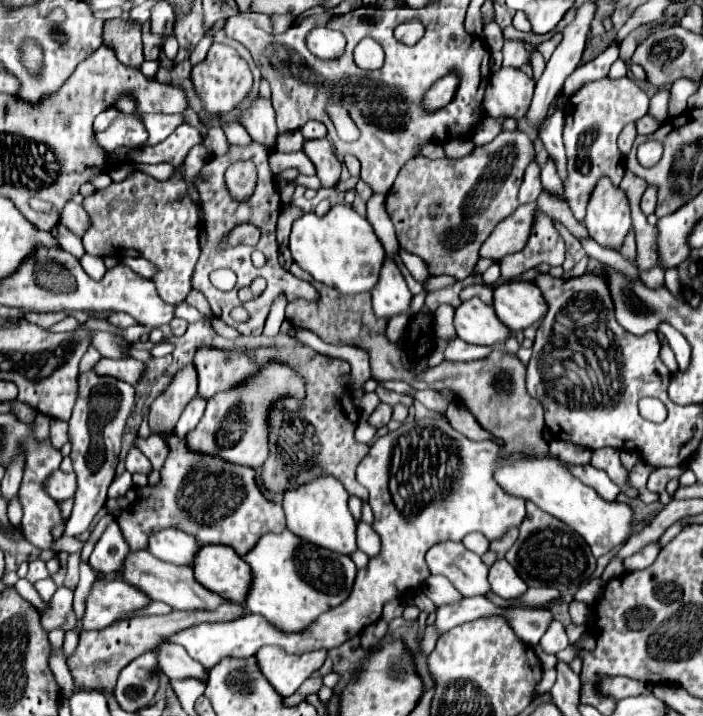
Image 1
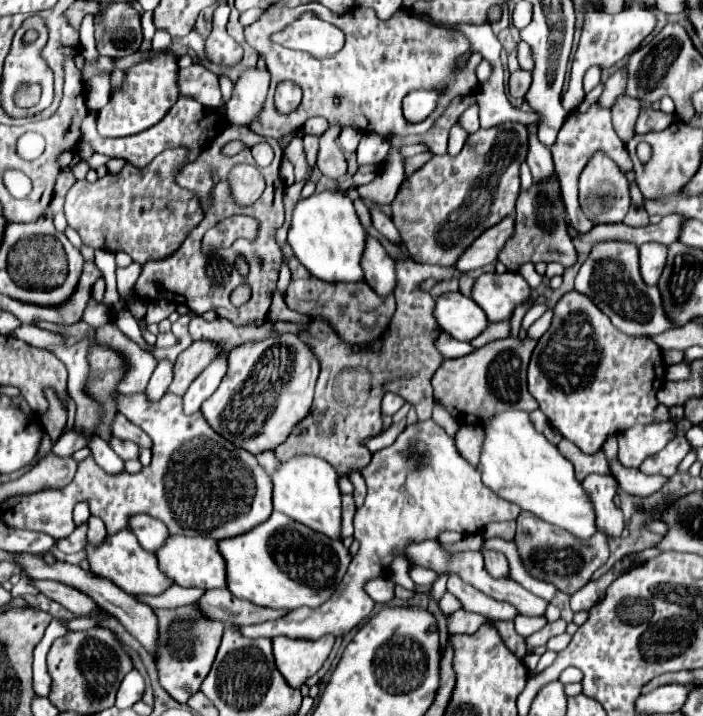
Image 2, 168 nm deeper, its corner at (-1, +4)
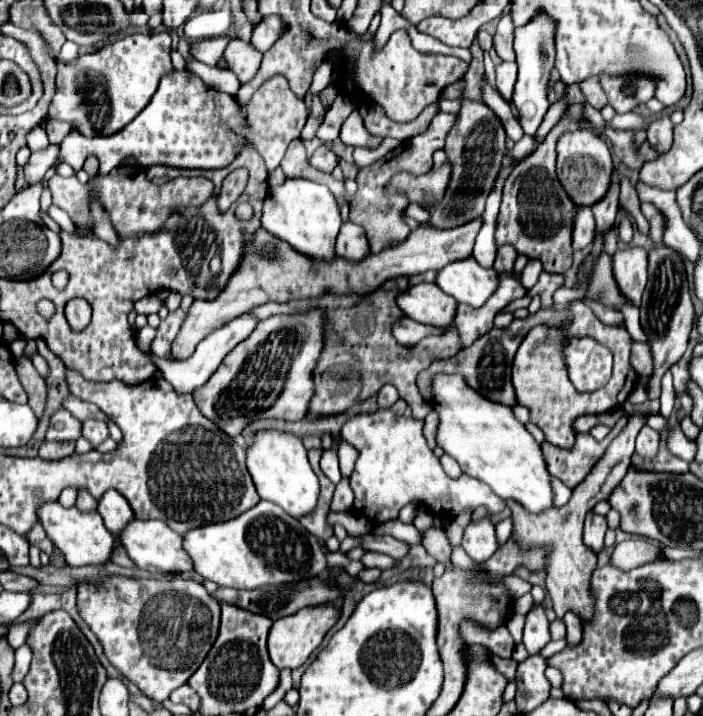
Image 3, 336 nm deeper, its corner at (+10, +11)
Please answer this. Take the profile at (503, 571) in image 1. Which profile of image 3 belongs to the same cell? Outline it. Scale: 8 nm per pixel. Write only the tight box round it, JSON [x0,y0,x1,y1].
[462,519,498,563]

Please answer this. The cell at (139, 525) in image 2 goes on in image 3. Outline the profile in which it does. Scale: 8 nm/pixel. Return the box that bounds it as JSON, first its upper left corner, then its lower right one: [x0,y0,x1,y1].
[98,489,136,537]

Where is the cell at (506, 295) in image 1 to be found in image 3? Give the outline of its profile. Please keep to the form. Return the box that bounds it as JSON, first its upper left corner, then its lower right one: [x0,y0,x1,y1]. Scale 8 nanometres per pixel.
[436,257,498,307]

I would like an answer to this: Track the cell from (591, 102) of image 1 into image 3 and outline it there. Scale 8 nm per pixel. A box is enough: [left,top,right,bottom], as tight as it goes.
[572,207,594,249]

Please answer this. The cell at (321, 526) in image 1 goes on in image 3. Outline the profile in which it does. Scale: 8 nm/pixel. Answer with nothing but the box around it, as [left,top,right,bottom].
[246,431,320,519]

